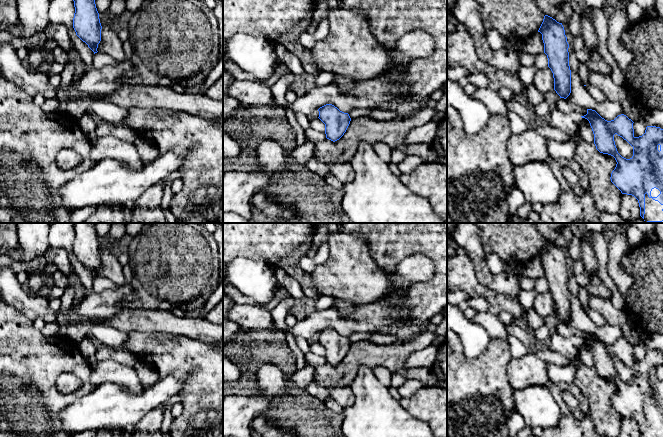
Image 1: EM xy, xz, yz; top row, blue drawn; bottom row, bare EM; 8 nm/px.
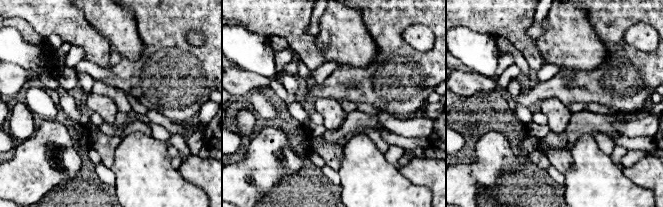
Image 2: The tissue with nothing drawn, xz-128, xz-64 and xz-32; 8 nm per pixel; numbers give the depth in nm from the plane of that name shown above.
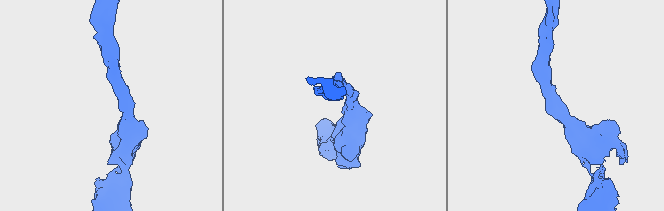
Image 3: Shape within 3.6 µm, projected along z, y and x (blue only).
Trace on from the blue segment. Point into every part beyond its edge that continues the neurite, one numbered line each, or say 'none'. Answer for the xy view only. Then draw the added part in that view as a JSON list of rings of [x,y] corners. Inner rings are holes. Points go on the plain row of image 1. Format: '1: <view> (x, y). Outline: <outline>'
none

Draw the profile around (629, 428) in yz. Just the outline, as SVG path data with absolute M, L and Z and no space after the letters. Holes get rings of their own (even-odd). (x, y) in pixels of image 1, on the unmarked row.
M622 418L619 437L640 437L638 424L632 419Z

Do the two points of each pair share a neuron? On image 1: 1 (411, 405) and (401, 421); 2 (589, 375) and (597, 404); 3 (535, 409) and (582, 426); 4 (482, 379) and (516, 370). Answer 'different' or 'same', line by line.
1: different
2: same
3: different
4: different

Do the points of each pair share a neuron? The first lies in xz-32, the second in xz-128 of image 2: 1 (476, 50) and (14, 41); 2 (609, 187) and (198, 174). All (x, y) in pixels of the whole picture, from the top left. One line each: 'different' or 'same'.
1: same
2: different

